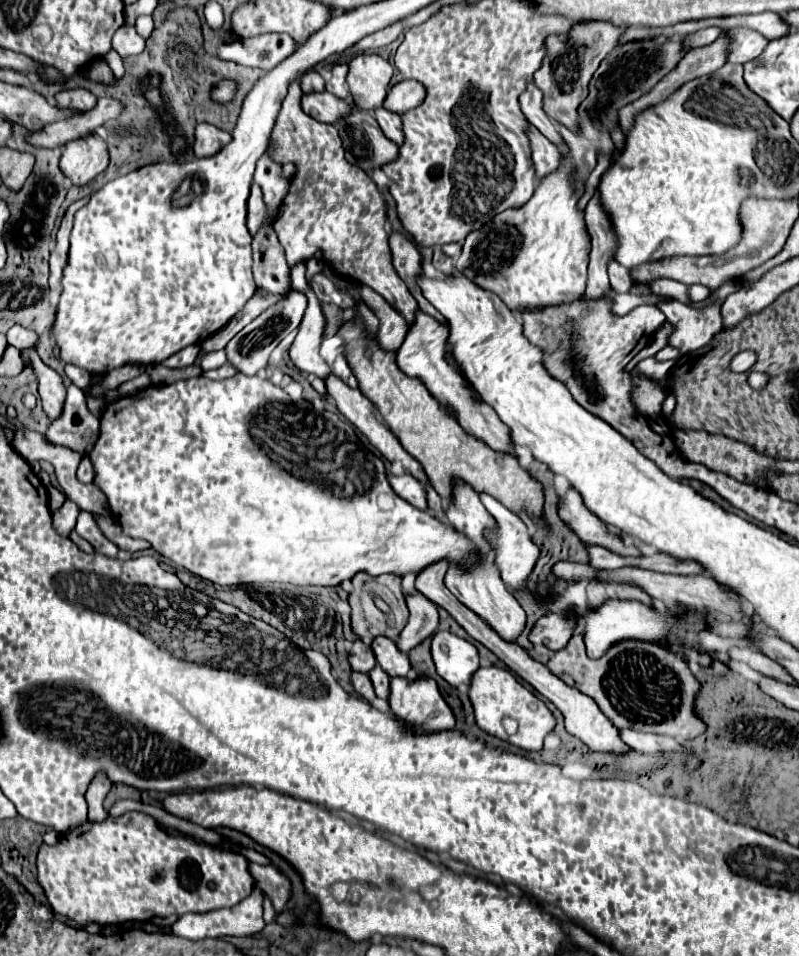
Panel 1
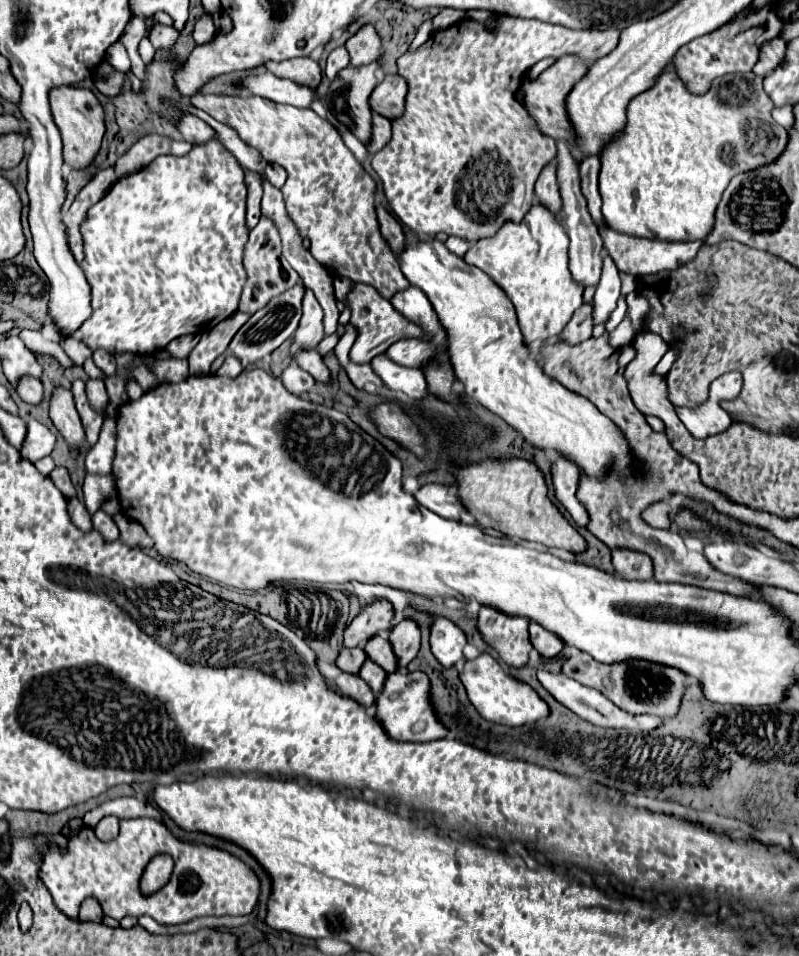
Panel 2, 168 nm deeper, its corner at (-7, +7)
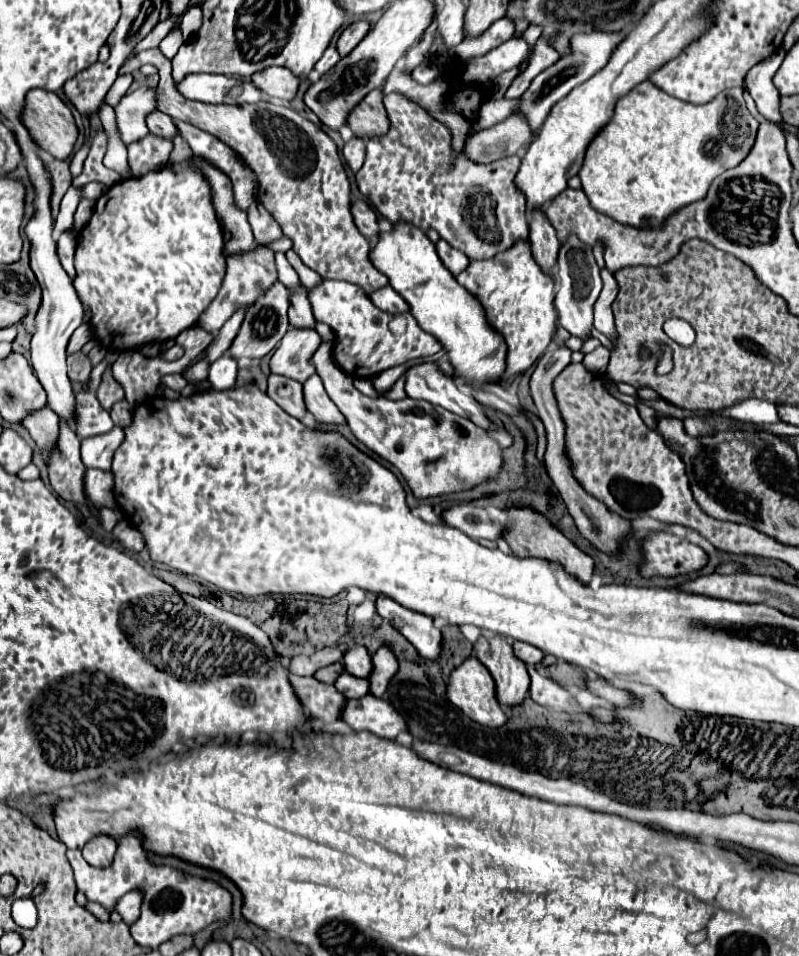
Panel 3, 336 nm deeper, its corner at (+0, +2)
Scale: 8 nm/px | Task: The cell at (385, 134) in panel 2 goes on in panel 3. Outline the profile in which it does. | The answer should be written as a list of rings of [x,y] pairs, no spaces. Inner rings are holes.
[[[352,137],[352,139],[344,145],[344,149],[342,149],[344,159],[346,159],[348,167],[350,167],[354,173],[362,167],[362,161],[364,161],[364,157],[366,157],[366,147],[364,147],[364,143],[366,143],[366,139]]]

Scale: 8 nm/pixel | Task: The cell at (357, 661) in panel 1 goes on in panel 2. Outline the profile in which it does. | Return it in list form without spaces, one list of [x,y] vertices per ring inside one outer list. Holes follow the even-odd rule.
[[[343,648],[337,658],[337,666],[345,672],[359,672],[365,660],[367,660],[367,654],[363,648]]]

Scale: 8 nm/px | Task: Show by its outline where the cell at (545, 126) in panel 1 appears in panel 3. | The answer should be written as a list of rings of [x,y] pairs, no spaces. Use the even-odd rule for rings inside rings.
[[[570,237],[562,247],[558,255],[558,269],[556,269],[556,297],[554,305],[558,309],[558,323],[564,327],[572,337],[578,337],[582,341],[590,339],[590,331],[594,329],[592,325],[592,307],[602,291],[602,279],[600,279],[600,269],[594,261],[592,247],[582,245],[576,237]]]

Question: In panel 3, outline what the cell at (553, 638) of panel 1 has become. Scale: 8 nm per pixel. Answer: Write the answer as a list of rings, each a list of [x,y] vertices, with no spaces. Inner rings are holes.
[[[512,641],[512,649],[514,649],[514,655],[516,655],[520,661],[524,661],[526,665],[536,665],[536,663],[540,663],[540,659],[544,657],[544,655],[540,653],[540,649],[536,649],[536,647],[532,647],[532,645],[526,645],[526,643],[522,643],[522,641]]]

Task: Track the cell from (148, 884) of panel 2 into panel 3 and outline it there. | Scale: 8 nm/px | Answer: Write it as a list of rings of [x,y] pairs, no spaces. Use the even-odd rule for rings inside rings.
[[[133,890],[126,893],[124,897],[120,897],[114,905],[114,909],[122,915],[124,923],[134,923],[140,915],[140,907],[142,904],[142,891]]]

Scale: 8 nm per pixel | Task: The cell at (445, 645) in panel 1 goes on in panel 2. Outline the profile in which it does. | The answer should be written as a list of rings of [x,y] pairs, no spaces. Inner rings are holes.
[[[435,618],[431,626],[431,652],[445,668],[455,666],[459,660],[465,660],[465,646],[467,636],[455,622],[447,618]]]

